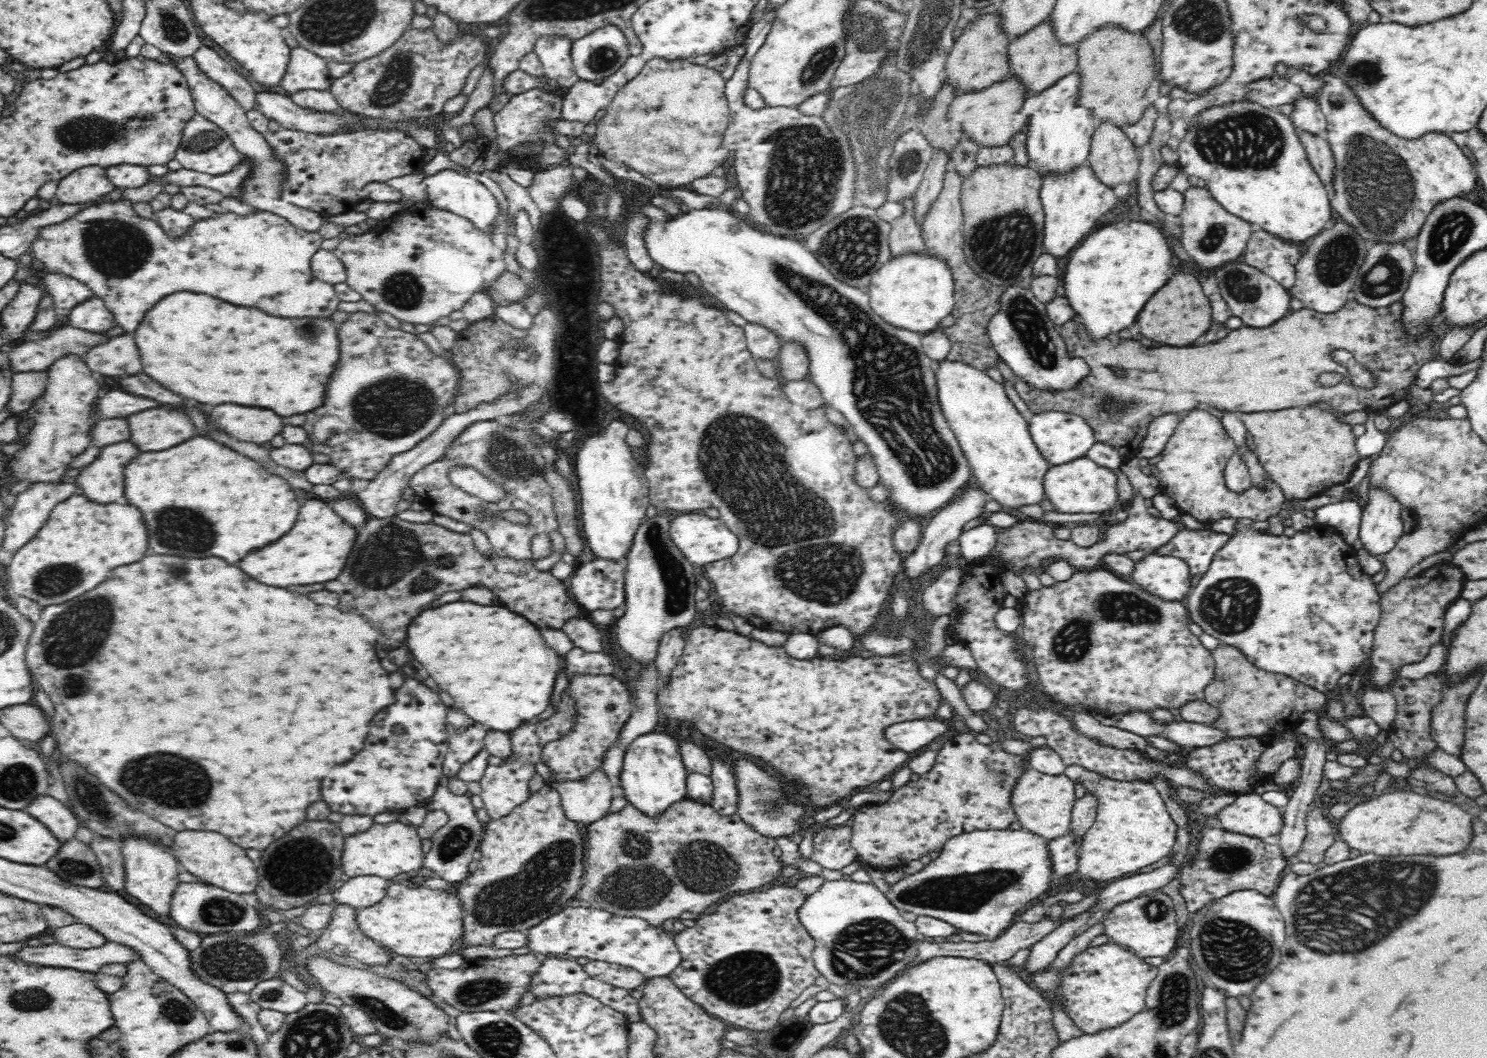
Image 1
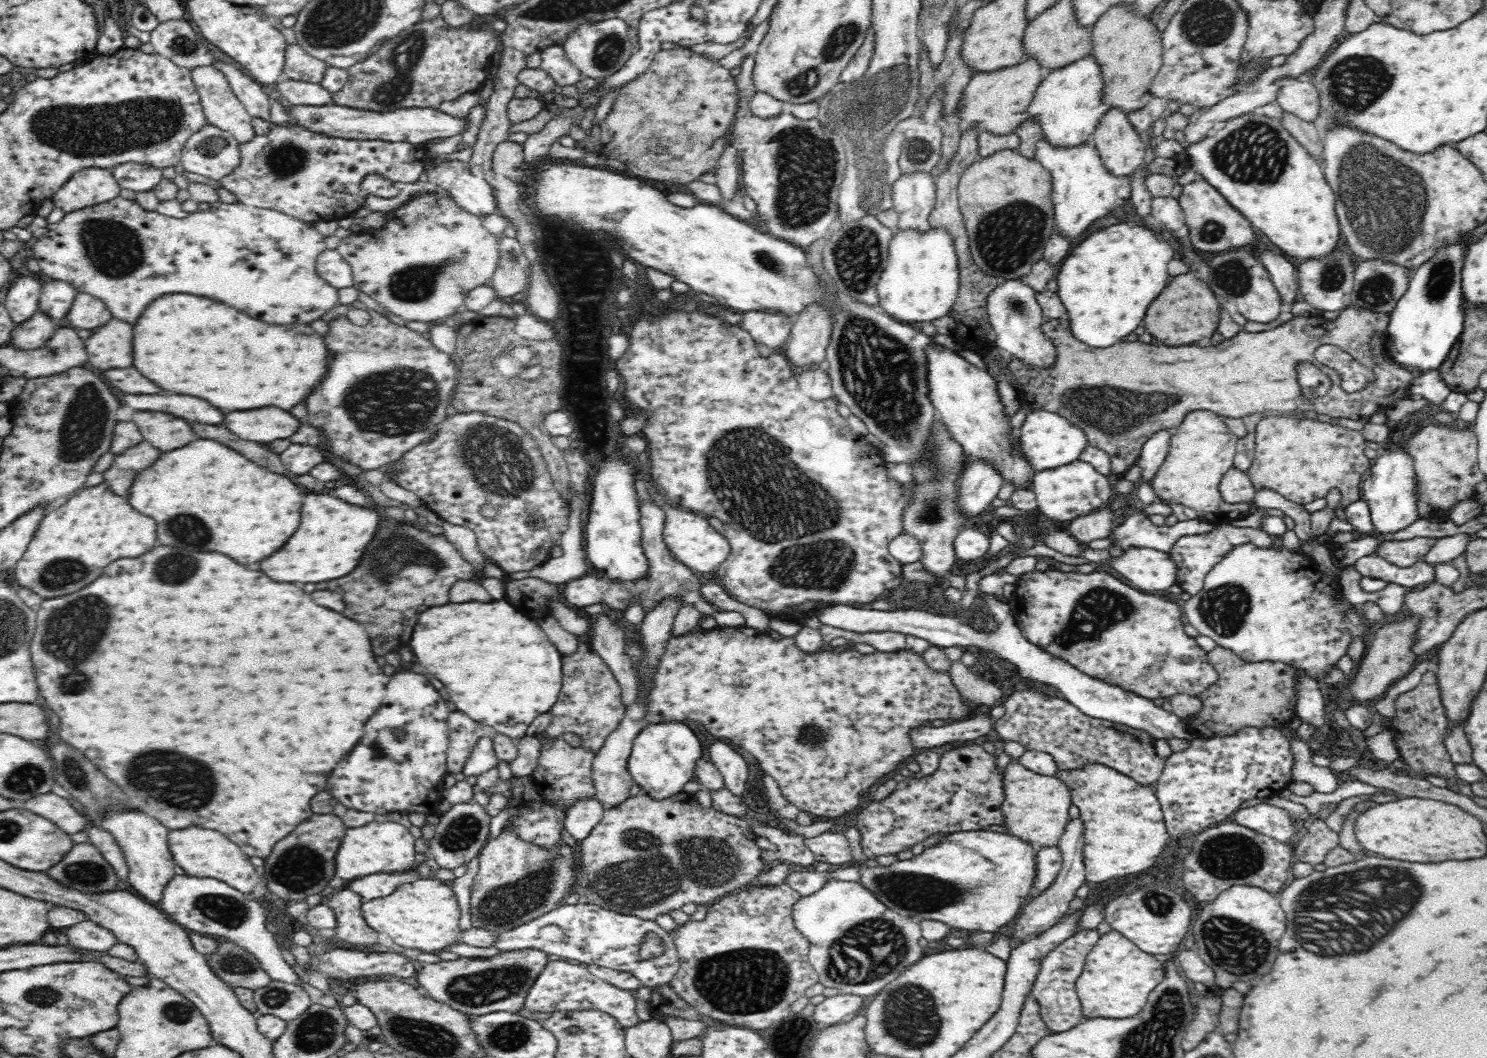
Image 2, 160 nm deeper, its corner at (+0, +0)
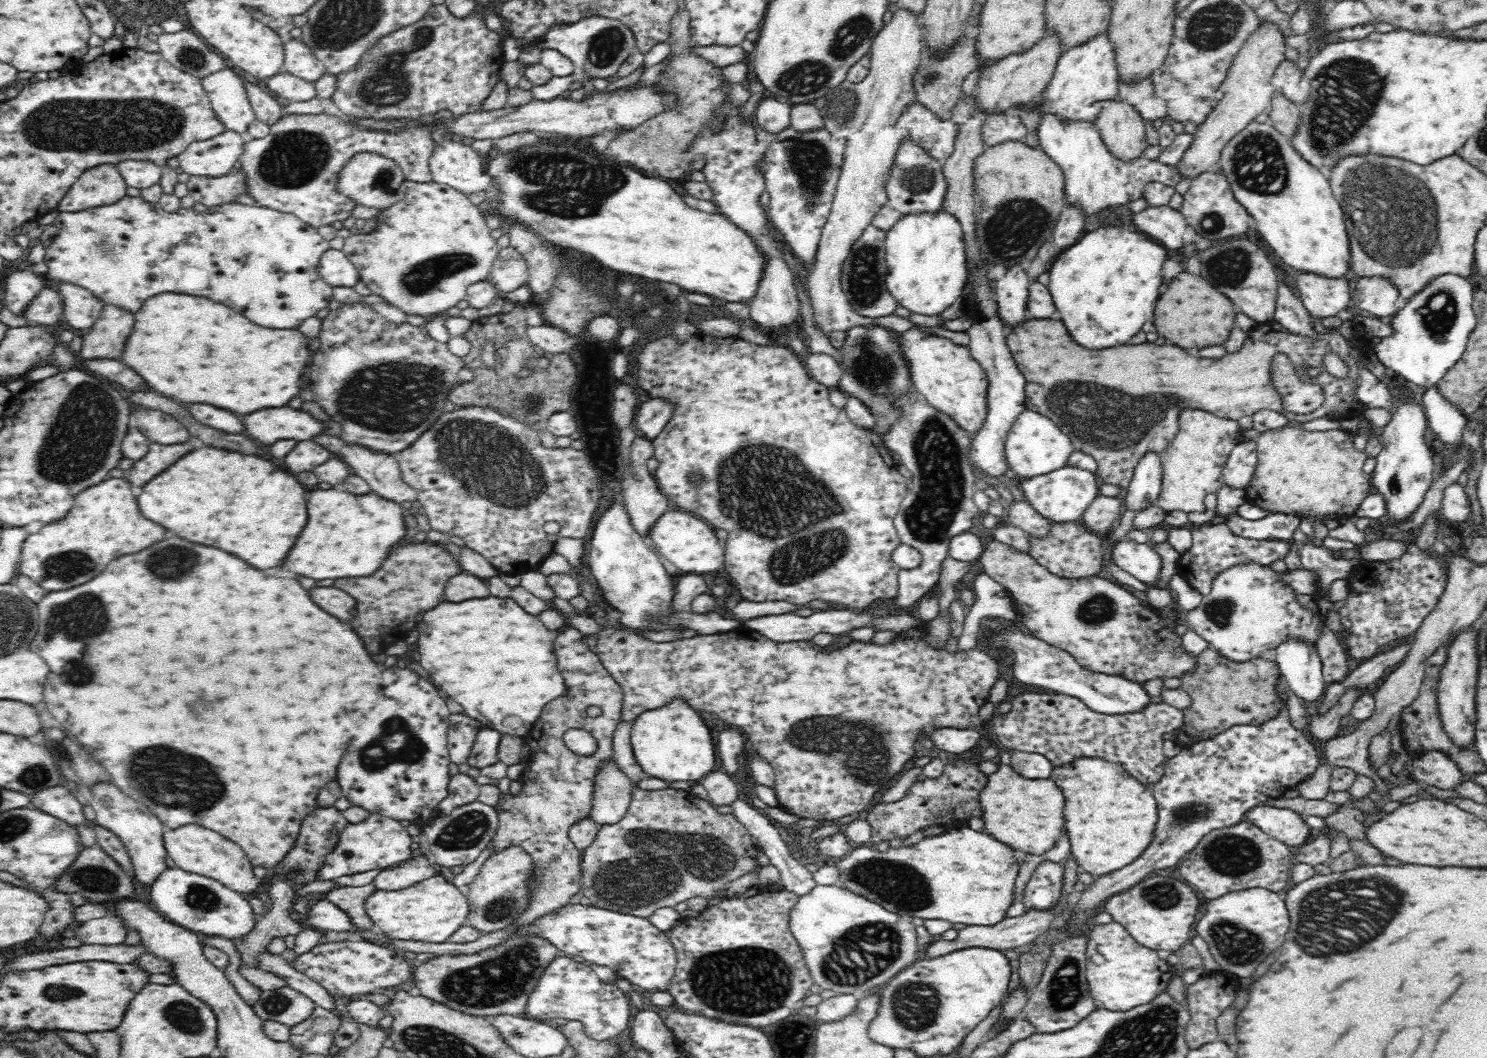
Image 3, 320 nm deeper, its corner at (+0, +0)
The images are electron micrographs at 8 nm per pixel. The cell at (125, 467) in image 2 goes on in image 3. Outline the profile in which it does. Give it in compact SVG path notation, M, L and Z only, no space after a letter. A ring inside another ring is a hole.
M149 444L149 450L140 459L137 459L133 468L125 472L126 480L134 486L144 486L150 482L160 470L166 470L176 462L176 458L182 458L188 454L188 450L194 450L192 444L176 444L176 446L160 446L160 444Z

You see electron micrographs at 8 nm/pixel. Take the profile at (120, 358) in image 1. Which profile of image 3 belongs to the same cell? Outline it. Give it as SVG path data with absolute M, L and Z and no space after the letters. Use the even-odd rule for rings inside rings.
M104 306L102 318L84 336L80 358L118 358L132 334L134 316L116 306Z

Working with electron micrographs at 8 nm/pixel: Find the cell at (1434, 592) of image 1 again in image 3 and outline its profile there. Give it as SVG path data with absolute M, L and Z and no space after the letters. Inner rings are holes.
M1349 690L1342 698L1324 714L1311 715L1308 720L1307 735L1312 741L1327 741L1338 736L1341 728L1340 719L1346 717L1356 702L1362 697L1362 690Z

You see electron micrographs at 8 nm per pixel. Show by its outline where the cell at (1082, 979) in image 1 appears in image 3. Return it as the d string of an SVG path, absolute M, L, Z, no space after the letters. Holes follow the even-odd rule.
M1119 922L1096 923L1086 942L1086 970L1089 994L1098 1009L1123 1013L1148 1004L1162 994L1174 978L1175 969L1160 959L1157 951L1142 946Z

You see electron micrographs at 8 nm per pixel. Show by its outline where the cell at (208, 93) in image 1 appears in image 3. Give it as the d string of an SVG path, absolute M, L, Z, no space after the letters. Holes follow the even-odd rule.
M231 69L206 75L202 82L216 116L226 130L240 133L255 119L246 84Z

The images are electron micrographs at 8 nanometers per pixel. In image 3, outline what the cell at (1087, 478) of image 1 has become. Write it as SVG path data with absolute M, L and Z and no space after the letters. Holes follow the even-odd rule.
M1066 465L1040 476L1019 481L1026 500L1050 522L1080 521L1088 505L1098 497L1100 480L1089 470Z

